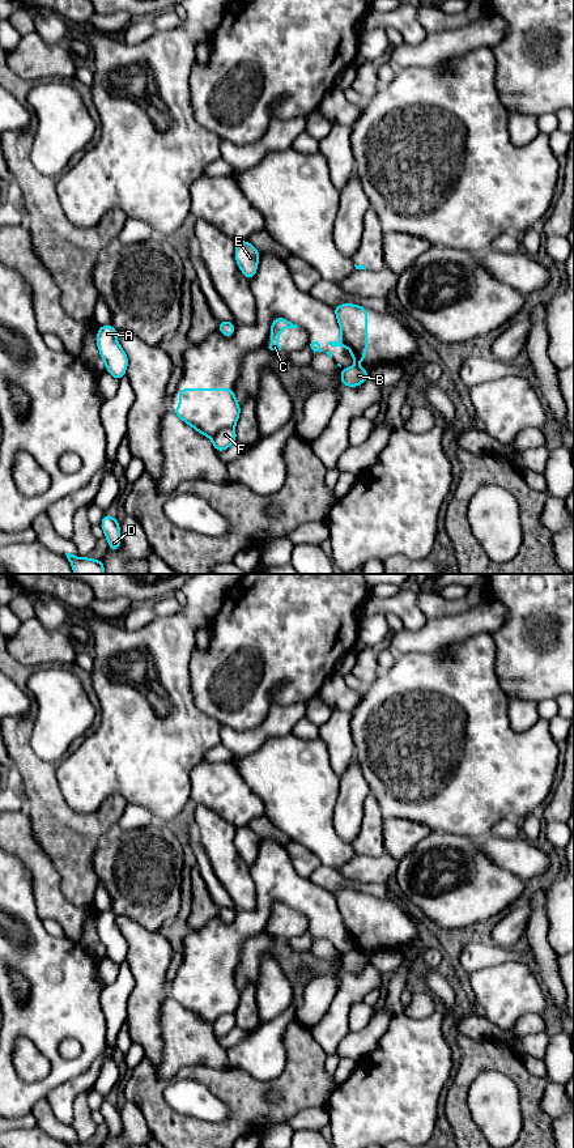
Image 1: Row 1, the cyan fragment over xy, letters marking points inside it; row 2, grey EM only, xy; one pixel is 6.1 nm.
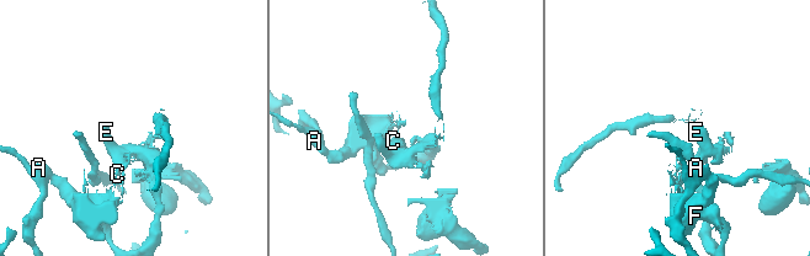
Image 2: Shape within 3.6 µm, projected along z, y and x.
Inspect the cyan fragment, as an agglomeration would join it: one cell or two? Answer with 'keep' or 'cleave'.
cleave

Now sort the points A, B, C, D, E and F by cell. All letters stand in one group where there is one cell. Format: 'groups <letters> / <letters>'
groups A B D F / C E

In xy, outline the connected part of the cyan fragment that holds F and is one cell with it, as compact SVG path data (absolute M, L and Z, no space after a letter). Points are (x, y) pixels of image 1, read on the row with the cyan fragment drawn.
M180 388L179 408L171 412L200 434L211 438L216 452L225 451L237 442L234 426L239 418L241 404L235 400L234 388Z

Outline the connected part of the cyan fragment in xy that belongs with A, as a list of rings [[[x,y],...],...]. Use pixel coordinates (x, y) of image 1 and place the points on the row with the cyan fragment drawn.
[[[112,324],[99,326],[97,348],[106,363],[106,373],[120,382],[126,375],[128,357],[116,340],[116,328]]]

